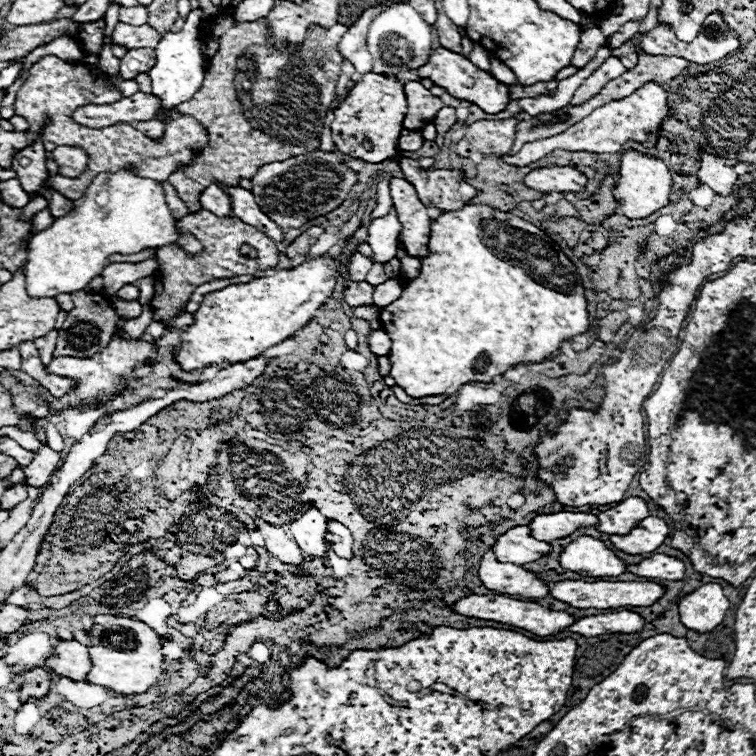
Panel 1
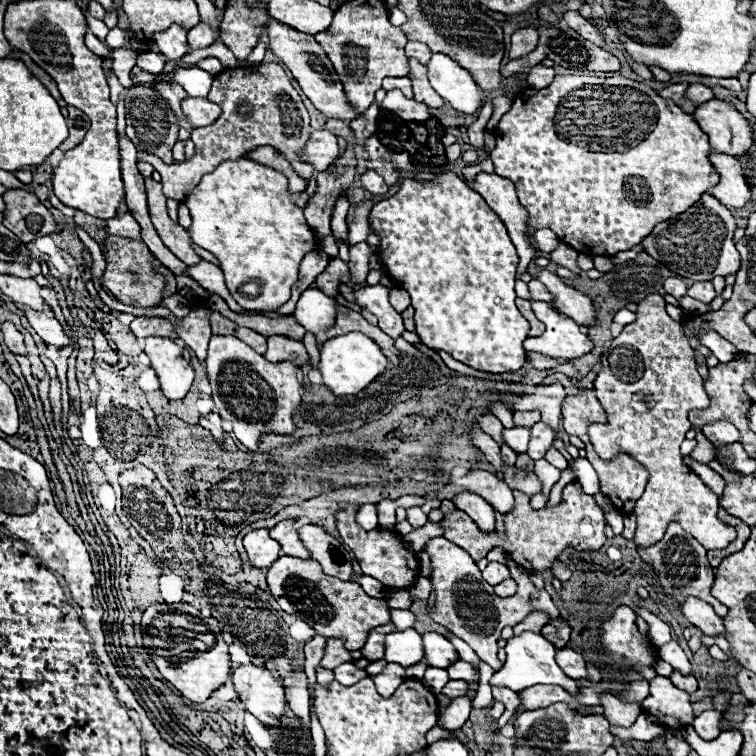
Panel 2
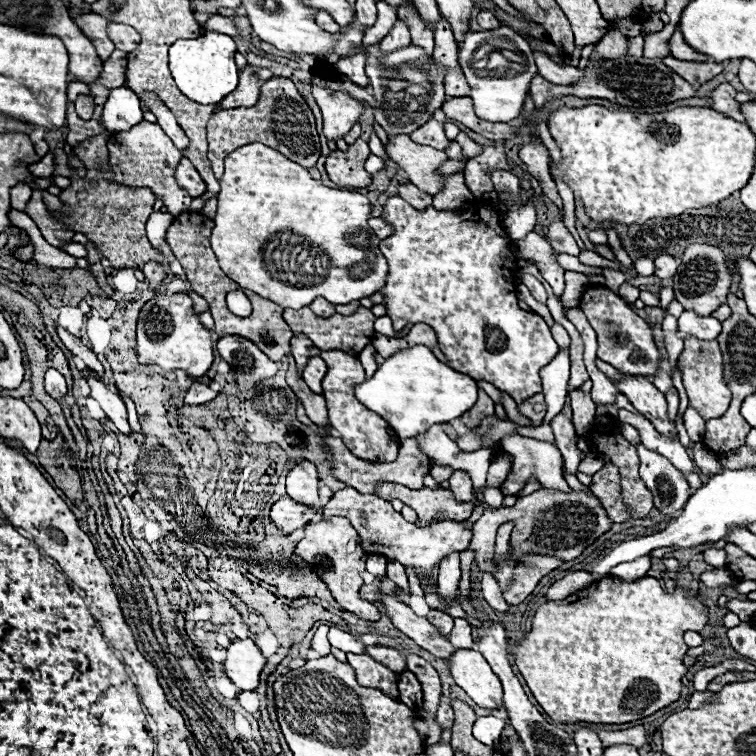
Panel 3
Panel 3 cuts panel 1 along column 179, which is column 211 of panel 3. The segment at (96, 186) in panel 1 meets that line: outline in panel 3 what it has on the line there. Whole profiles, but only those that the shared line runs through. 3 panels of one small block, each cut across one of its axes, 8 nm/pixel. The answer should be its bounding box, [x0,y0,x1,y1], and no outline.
[210,142,386,308]

